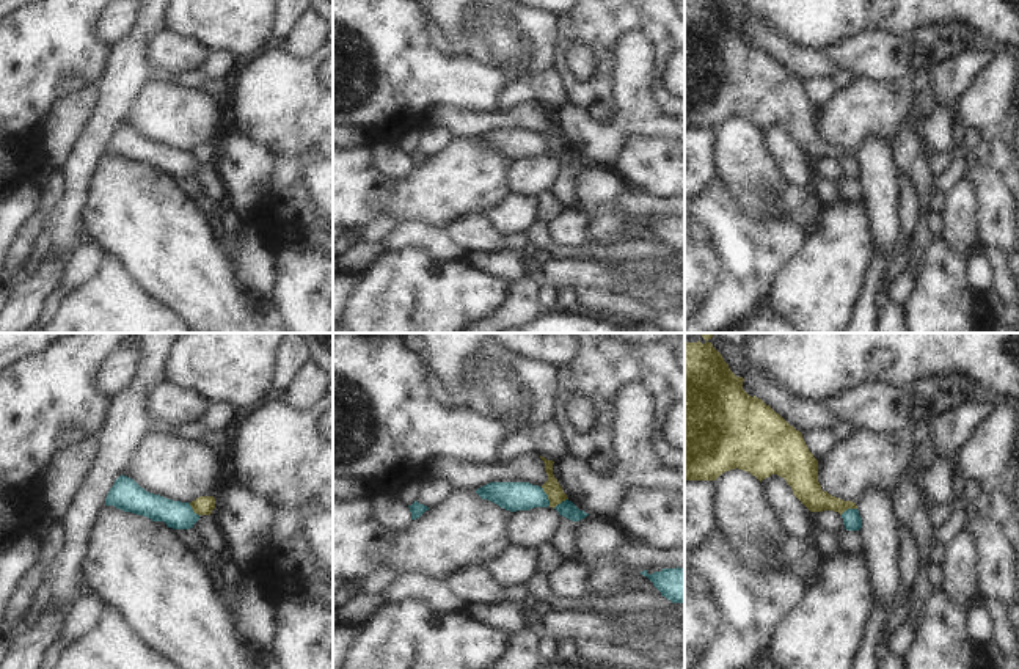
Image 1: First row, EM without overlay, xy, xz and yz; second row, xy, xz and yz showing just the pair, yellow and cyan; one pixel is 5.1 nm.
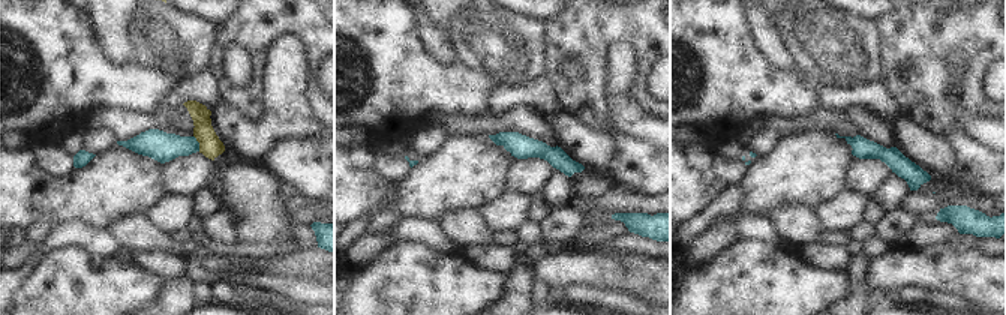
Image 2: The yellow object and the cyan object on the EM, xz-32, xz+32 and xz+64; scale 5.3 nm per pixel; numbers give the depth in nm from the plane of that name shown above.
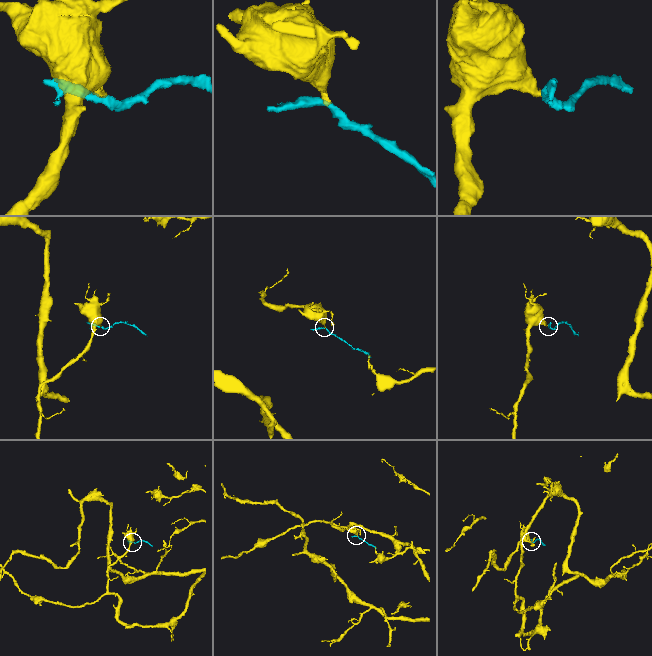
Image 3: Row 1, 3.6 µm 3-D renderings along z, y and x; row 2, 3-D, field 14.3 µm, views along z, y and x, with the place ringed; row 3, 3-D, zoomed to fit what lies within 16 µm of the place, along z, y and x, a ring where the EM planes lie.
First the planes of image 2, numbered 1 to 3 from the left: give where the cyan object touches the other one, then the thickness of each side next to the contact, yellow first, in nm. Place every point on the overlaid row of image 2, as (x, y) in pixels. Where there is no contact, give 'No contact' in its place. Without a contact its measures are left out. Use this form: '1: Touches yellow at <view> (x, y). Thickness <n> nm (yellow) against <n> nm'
1: Touches yellow at xz-32 (198, 141). Thickness 120 nm (yellow) against 160 nm
2: No contact
3: No contact.

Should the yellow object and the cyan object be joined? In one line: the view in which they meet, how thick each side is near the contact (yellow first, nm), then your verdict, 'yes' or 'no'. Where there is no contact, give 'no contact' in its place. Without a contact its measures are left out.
xz | 90/150 nm | no

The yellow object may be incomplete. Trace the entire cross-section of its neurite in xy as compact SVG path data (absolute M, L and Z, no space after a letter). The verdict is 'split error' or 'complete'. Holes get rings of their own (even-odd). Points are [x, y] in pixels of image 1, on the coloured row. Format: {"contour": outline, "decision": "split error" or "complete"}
{"contour": "M199 496L190 503L192 509L198 515L210 515L215 509L215 498L214 496Z", "decision": "complete"}

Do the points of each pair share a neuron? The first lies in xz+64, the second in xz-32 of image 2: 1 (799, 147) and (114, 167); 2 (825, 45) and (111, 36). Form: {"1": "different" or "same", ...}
{"1": "same", "2": "different"}

